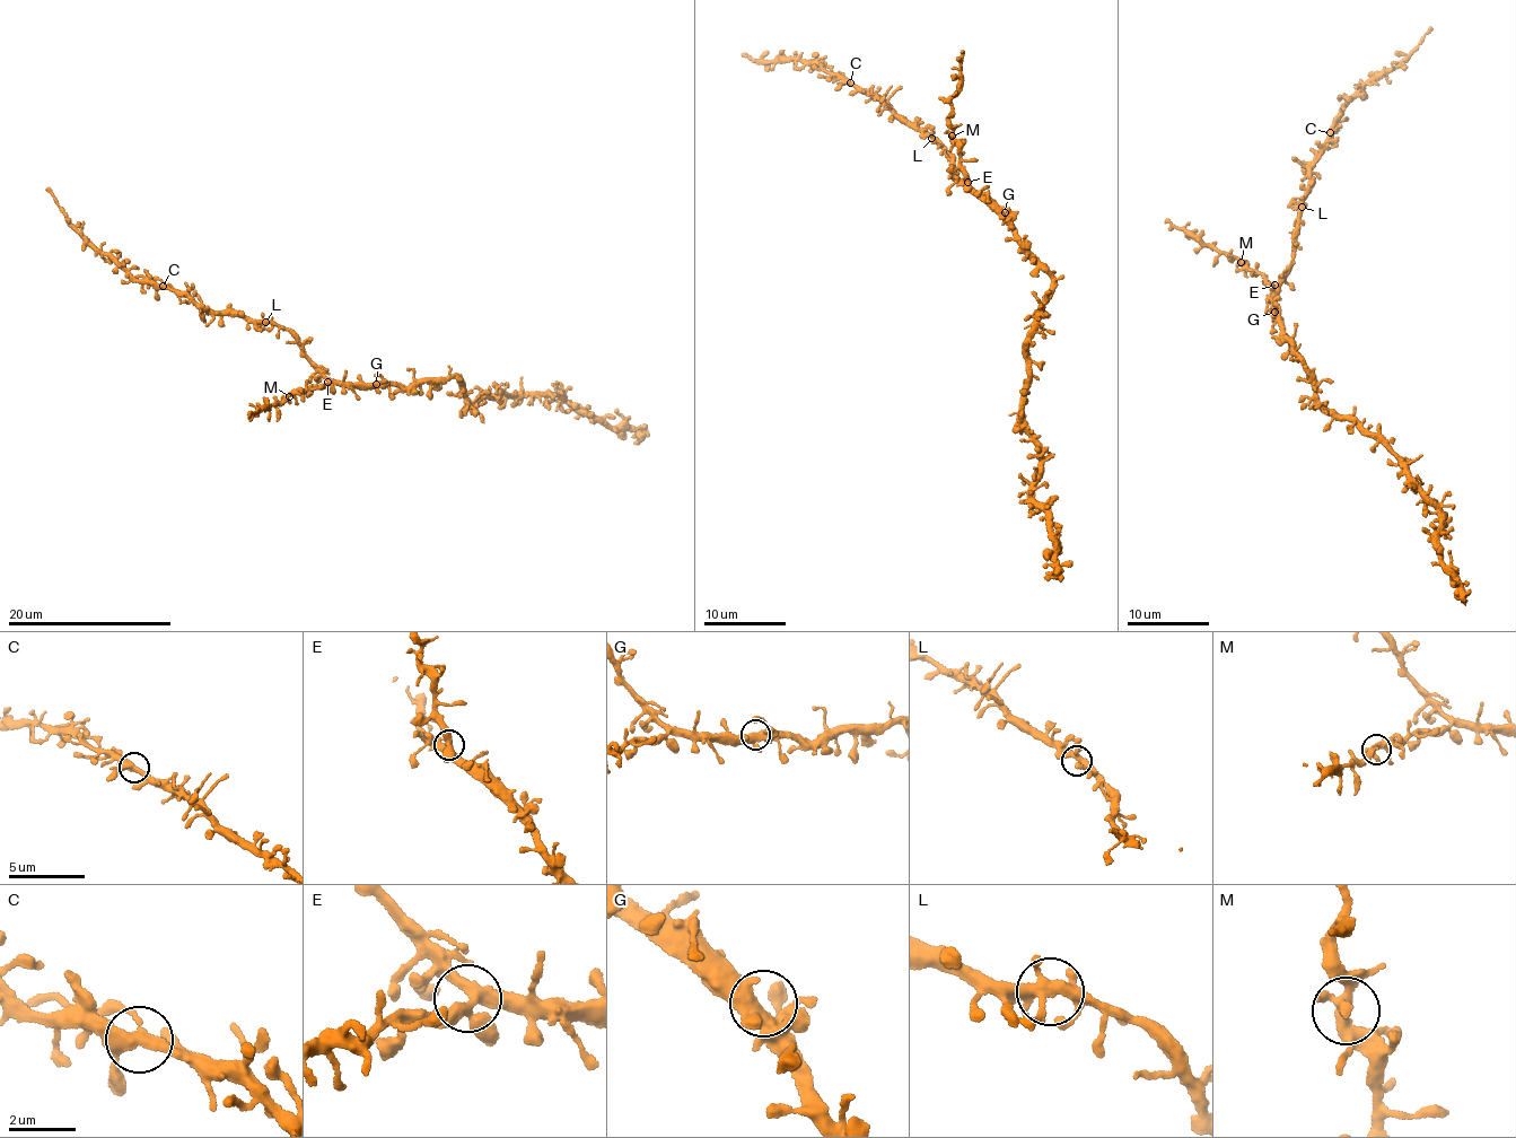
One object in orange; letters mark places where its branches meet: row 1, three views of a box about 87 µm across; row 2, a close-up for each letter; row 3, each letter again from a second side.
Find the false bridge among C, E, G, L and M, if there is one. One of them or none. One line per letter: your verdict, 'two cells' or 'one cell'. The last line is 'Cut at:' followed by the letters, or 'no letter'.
C: one cell
E: one cell
G: one cell
L: one cell
M: one cell
Cut at: no letter

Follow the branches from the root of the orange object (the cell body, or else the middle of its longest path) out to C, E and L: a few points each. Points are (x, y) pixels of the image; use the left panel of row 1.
C: (374, 385), (351, 386), (325, 377), (290, 331), (230, 313), (218, 313), (163, 286)
E: (374, 385), (327, 382)
L: (374, 385), (351, 386), (325, 377), (290, 331), (265, 322)

